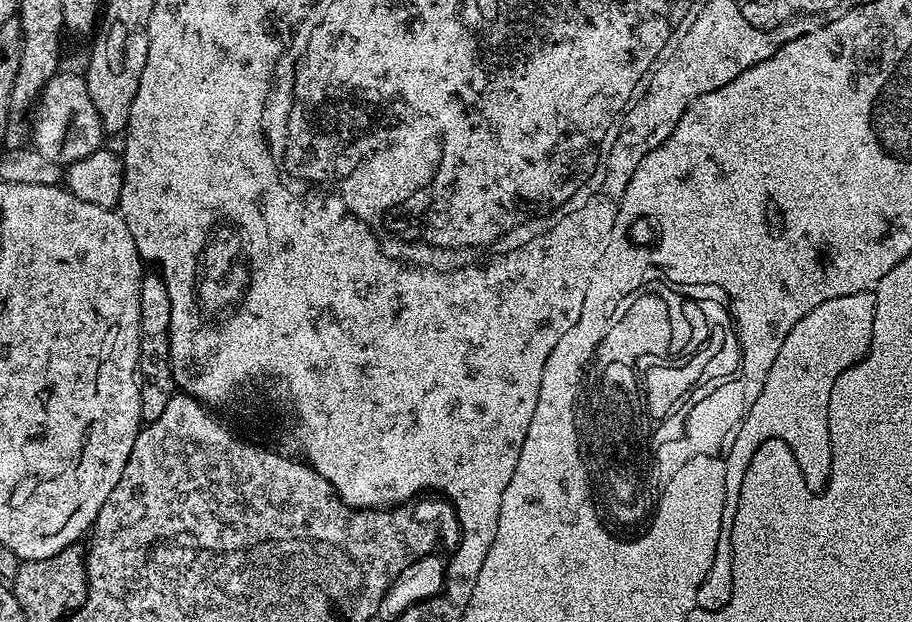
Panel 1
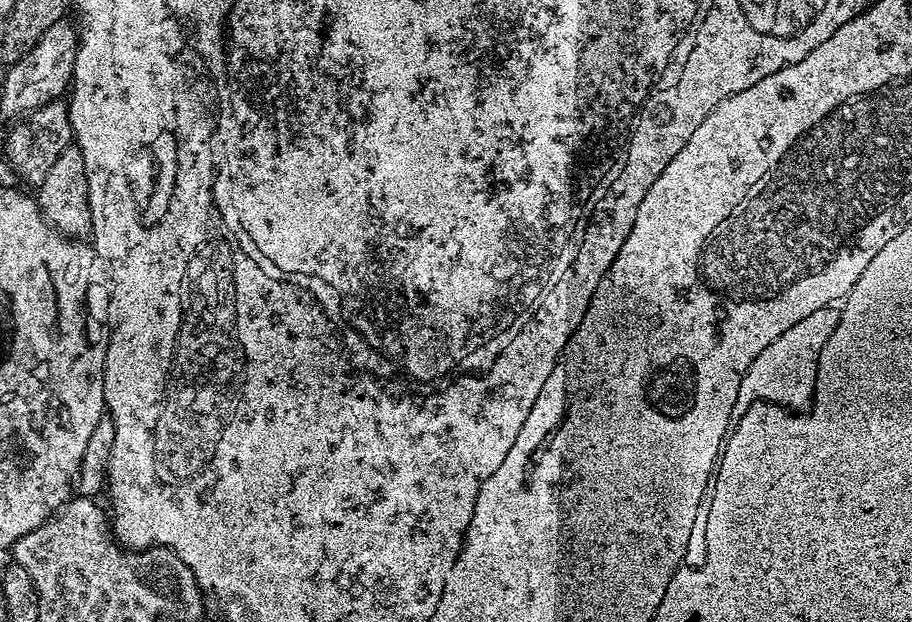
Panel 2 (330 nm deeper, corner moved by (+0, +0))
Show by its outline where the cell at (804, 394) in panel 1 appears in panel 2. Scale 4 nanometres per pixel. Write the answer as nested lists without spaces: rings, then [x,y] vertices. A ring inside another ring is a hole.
[[[836,306],[814,310],[814,314],[790,326],[786,334],[774,338],[774,342],[770,342],[770,346],[766,346],[766,350],[762,350],[754,362],[750,362],[742,378],[742,386],[738,386],[738,402],[734,402],[732,411],[733,421],[742,419],[754,402],[763,400],[771,404],[783,404],[802,414],[811,414],[814,411],[814,395],[819,395],[816,388],[818,358],[822,354],[822,346],[826,346],[830,334],[834,334],[839,317],[840,308]]]

